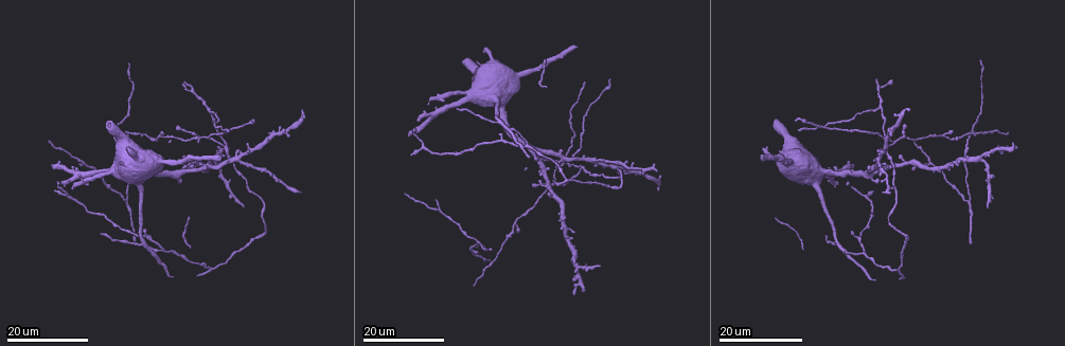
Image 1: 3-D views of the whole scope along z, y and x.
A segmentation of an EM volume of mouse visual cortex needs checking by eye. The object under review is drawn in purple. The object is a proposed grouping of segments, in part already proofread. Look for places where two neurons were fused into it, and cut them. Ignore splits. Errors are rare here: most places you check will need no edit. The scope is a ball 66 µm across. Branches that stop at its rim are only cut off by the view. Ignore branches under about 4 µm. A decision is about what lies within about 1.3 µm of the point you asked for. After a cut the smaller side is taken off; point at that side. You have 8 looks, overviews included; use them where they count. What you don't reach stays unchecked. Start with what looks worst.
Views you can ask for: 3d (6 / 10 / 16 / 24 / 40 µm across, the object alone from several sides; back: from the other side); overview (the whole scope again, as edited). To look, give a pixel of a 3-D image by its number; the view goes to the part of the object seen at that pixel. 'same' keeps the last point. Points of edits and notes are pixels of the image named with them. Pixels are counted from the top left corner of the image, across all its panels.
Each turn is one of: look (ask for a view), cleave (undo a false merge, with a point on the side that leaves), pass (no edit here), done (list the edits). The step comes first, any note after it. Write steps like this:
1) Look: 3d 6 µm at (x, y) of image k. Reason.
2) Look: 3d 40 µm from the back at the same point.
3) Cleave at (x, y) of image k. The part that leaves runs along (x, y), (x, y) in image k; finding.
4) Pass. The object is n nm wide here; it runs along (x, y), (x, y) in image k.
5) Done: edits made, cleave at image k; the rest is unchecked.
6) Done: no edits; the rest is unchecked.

Look: 3d 24 µm at (225, 149) of image 1. Thin arm on a thick one.

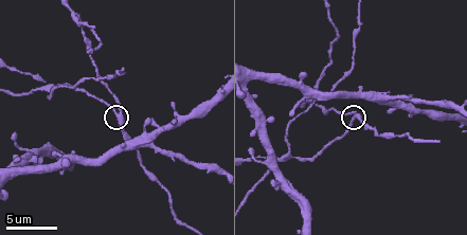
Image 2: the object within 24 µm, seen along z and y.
Look: 3d 10 µm at (118, 115) of image 2. Zoom in.

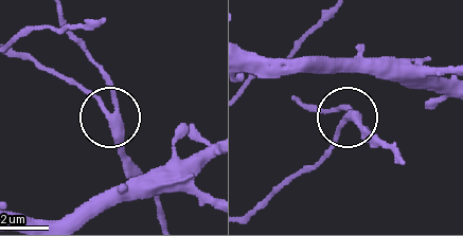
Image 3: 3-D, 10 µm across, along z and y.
Pass. The object is 270 nm wide here; one neuron here.

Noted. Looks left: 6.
Look: 3d 16 µm at (142, 242) of image 1. Three-way junction.

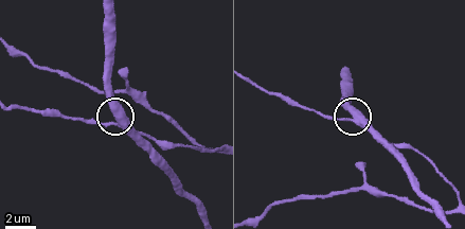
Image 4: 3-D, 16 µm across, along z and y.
Look: 3d 6 µm at (349, 119) of image 4. Zoom in.

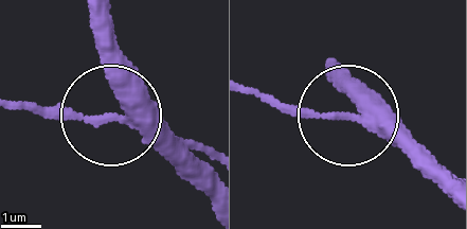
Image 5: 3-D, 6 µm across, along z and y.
Pass. The object is 340 nm wide here; it runs along (334, 60), (354, 98), (351, 115), (300, 118), (249, 91) in image 5; all the same neuron.

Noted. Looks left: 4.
Look: 3d 16 µm at (287, 154) of image 2. Arms run side by side.

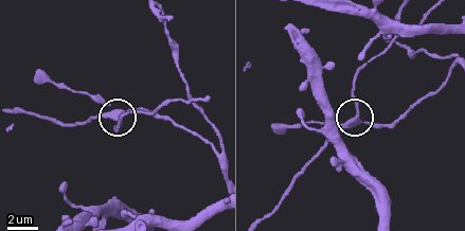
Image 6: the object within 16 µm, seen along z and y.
Look: 3d 6 µm at (117, 120) of image 6. Zoom in.

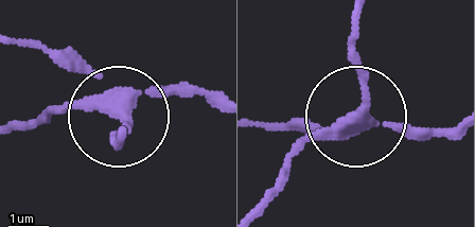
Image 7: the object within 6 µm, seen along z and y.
Cleave at (363, 79) of image 7. 4 arms meet here; a second neuron is stuck on.

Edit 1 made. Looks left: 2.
Done: edits made, cleave at image 7; the rest is unchecked.

